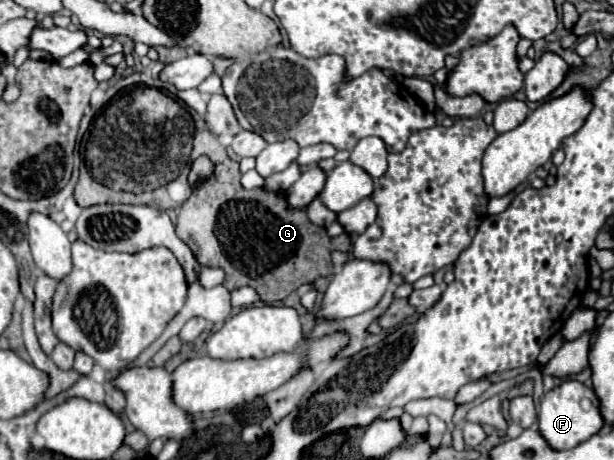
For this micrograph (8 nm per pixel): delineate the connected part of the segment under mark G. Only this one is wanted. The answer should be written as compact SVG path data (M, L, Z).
M223 161L215 165L213 175L207 179L199 181L193 187L191 197L181 205L181 213L177 219L177 237L185 243L191 245L197 261L207 267L221 267L225 269L225 287L229 291L249 285L253 287L265 303L281 301L287 295L293 293L293 283L295 289L307 283L315 283L319 277L329 277L333 273L333 263L331 263L331 253L333 251L349 251L351 249L351 237L347 233L339 237L327 235L323 227L315 225L315 251L313 251L313 223L307 219L305 209L291 209L287 207L285 199L281 193L269 193L265 189L243 189L241 183L241 173L239 173L239 163L237 161Z

